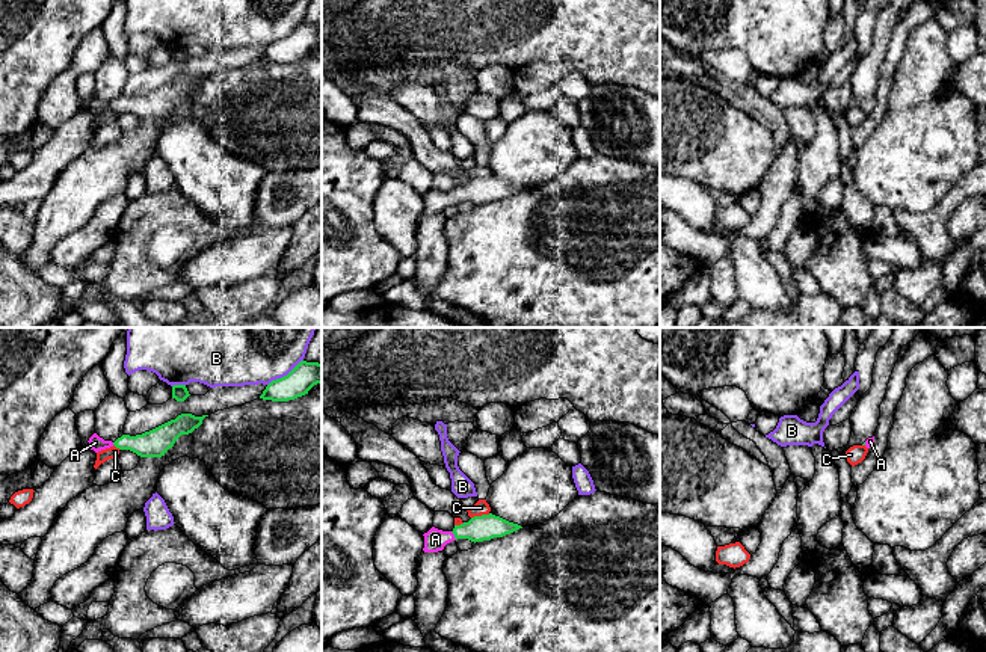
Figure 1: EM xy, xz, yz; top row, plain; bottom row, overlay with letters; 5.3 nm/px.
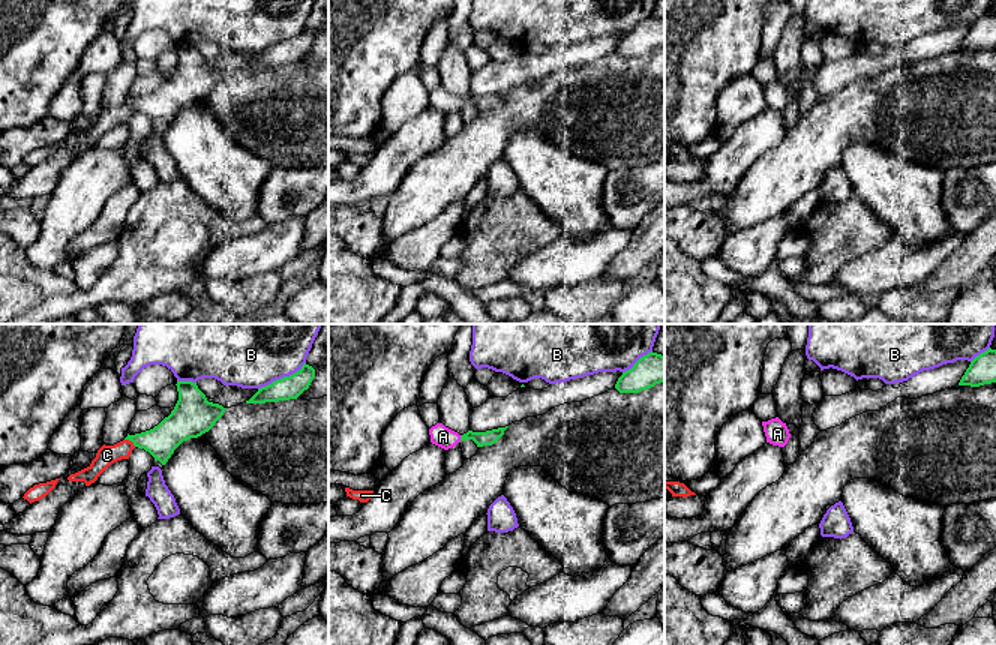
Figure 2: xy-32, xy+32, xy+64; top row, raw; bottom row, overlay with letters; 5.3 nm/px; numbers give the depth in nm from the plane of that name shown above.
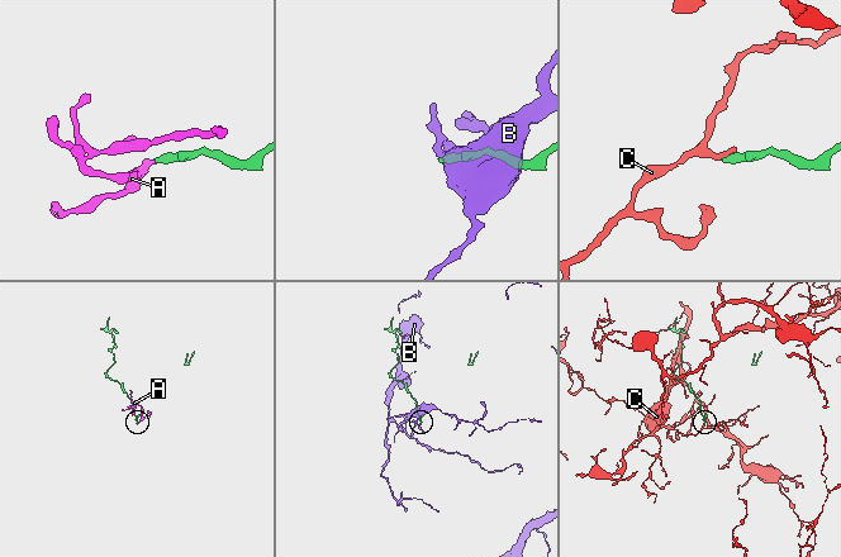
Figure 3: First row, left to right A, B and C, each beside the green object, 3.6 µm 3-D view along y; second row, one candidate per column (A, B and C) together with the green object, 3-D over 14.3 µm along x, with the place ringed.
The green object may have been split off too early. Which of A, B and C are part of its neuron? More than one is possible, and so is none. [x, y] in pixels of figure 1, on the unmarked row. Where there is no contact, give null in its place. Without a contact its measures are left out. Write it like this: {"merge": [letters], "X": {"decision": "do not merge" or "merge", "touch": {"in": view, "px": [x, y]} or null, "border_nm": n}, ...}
{"merge": ["A"], "A": {"decision": "merge", "touch": {"in": "xz", "px": [455, 198]}, "border_nm": 50}, "B": {"decision": "do not merge", "touch": {"in": "xy", "px": [284, 38]}, "border_nm": 240}, "C": {"decision": "do not merge", "touch": {"in": "xz", "px": [482, 177]}, "border_nm": 110}}

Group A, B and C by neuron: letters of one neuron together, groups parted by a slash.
A / B / C

